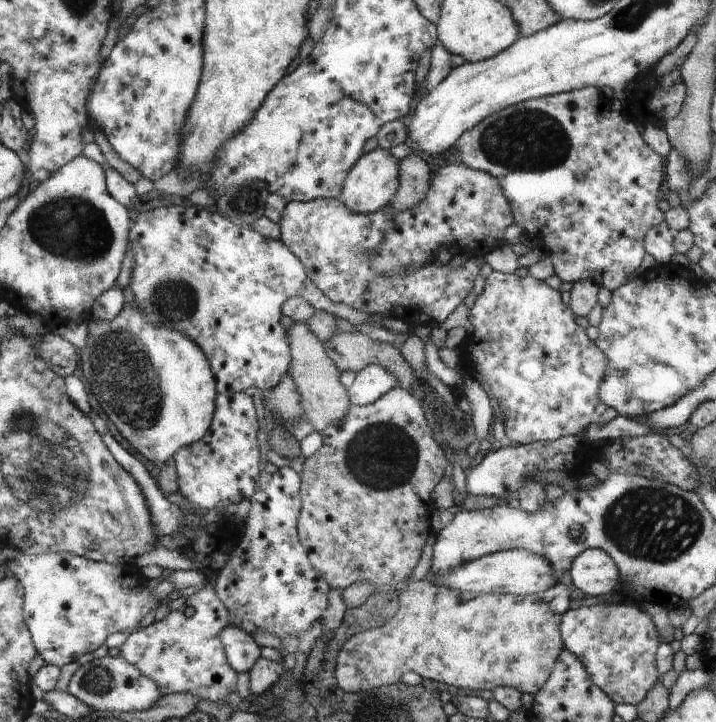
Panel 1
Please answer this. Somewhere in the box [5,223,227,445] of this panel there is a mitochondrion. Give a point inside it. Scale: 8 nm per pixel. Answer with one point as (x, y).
(124, 380)

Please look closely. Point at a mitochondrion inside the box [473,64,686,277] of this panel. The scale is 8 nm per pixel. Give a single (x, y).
(529, 140)

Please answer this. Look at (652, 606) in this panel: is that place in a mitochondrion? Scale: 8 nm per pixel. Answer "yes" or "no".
no

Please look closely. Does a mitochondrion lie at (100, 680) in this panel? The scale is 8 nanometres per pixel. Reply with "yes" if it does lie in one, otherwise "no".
yes

